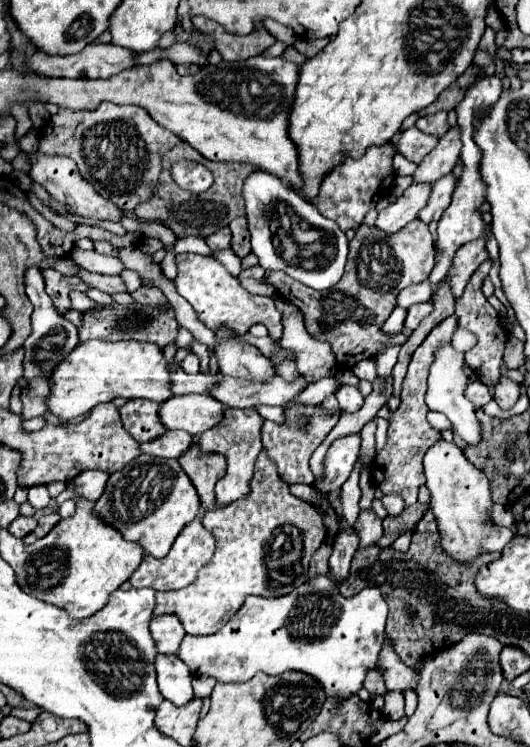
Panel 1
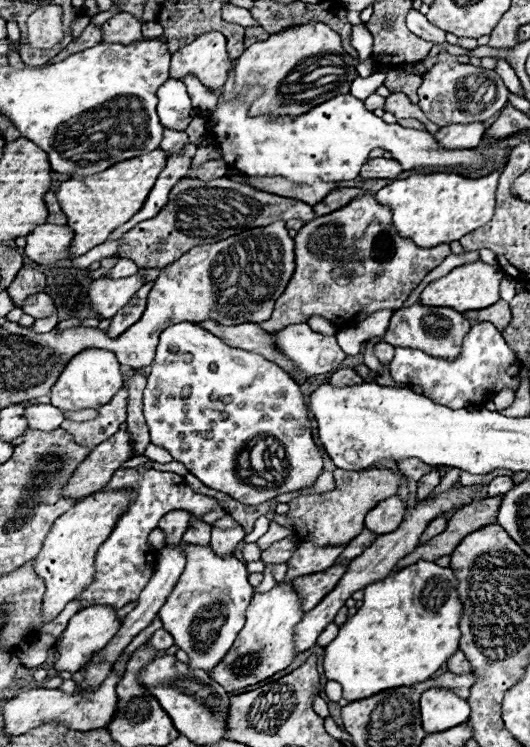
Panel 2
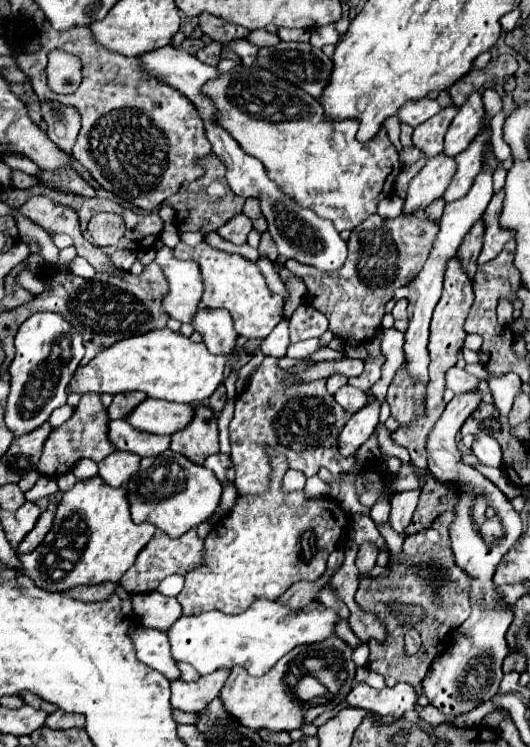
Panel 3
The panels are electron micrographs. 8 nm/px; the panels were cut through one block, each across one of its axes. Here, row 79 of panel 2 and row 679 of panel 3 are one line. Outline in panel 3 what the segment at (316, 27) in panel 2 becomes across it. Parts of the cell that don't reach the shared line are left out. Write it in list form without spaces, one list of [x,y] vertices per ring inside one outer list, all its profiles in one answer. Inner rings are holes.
[[[330,636],[328,640],[320,642],[320,644],[304,644],[304,646],[296,646],[292,652],[288,652],[284,658],[280,658],[276,662],[276,666],[266,672],[264,676],[260,678],[254,678],[254,676],[248,676],[248,672],[244,672],[244,668],[232,668],[222,692],[220,692],[220,698],[226,706],[226,710],[236,716],[244,726],[252,728],[252,730],[260,730],[260,728],[268,728],[268,730],[294,730],[294,728],[300,728],[304,722],[312,722],[316,716],[320,716],[322,712],[330,710],[328,704],[322,704],[322,706],[308,706],[304,704],[302,700],[296,698],[296,694],[286,686],[286,672],[288,672],[288,666],[290,662],[294,660],[294,656],[300,656],[300,654],[322,654],[322,652],[328,652],[328,650],[336,650],[342,660],[344,660],[344,668],[348,674],[354,674],[356,670],[356,664],[352,662],[352,648],[340,640],[338,636]]]

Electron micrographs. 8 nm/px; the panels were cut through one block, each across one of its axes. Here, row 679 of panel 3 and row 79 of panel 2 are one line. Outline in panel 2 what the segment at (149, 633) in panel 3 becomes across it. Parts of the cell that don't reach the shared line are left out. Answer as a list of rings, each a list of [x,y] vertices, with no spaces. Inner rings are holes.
[[[168,78],[168,82],[164,82],[156,90],[156,96],[160,122],[164,126],[172,126],[172,130],[186,130],[196,112],[190,104],[190,96],[186,94],[184,82]]]

